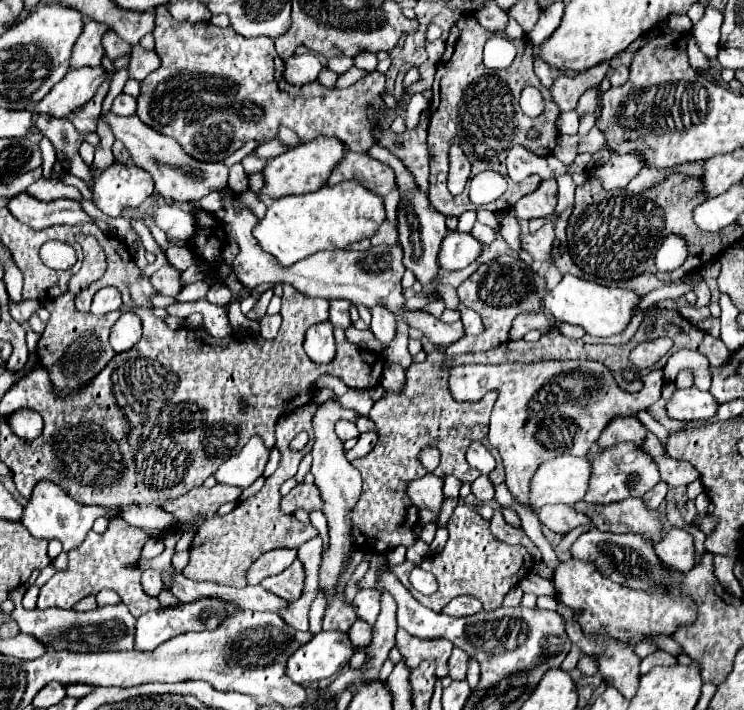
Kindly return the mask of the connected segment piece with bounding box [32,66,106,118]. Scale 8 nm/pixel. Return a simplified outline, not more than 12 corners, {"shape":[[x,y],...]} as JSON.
{"shape":[[102,66],[68,70],[34,114],[64,118],[106,78]]}

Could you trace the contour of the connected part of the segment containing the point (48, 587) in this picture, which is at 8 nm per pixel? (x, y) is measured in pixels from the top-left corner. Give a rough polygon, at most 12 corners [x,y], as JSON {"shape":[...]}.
{"shape":[[120,518],[68,552],[38,608],[72,608],[114,590],[136,618],[160,602],[142,590],[148,540]]}

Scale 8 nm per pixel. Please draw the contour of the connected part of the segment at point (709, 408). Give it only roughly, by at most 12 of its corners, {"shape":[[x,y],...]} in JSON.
{"shape":[[674,390],[672,420],[704,420],[718,410],[710,392]]}

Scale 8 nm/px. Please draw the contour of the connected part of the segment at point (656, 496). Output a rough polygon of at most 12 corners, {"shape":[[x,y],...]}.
{"shape":[[658,482],[644,494],[646,506],[650,510],[664,502],[668,486]]}

